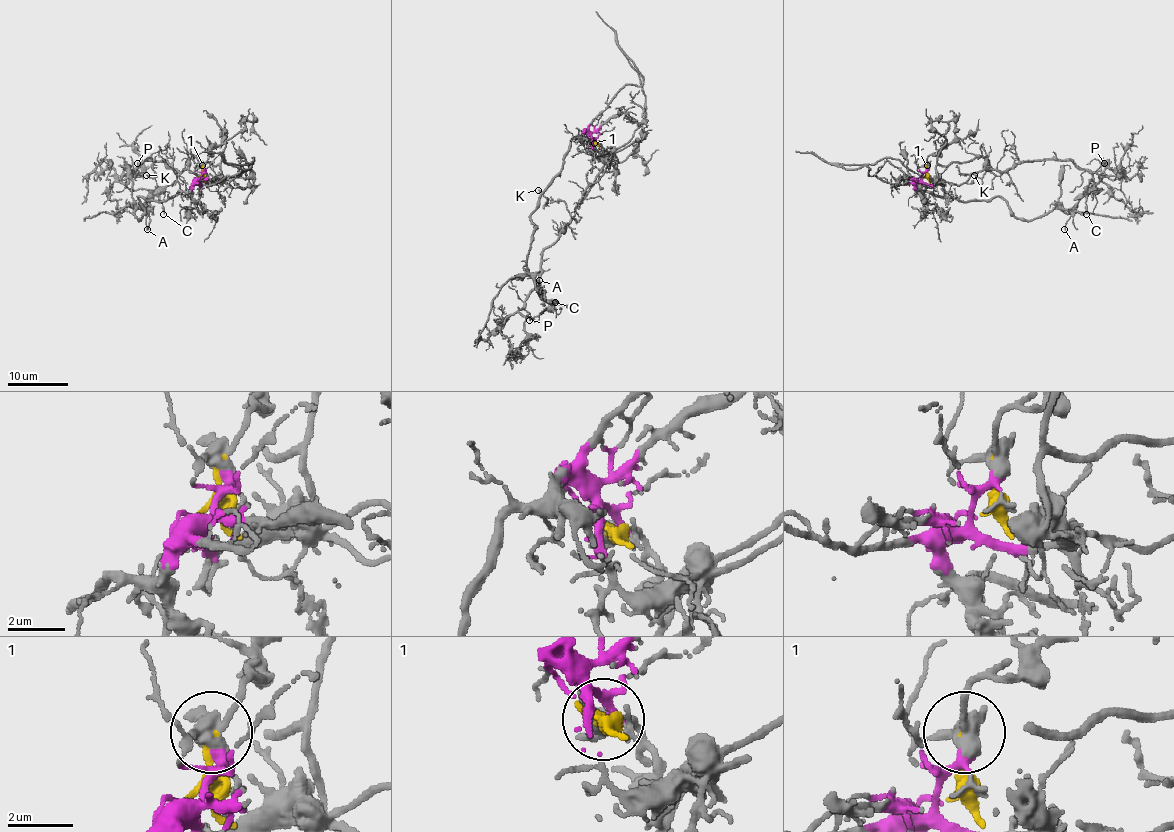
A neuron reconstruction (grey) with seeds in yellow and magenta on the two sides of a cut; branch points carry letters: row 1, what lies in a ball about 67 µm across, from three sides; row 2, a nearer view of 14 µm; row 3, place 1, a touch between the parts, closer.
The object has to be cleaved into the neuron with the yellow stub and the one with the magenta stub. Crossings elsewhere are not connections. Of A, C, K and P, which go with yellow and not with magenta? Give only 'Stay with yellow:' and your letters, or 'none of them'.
Stay with yellow: K, P

